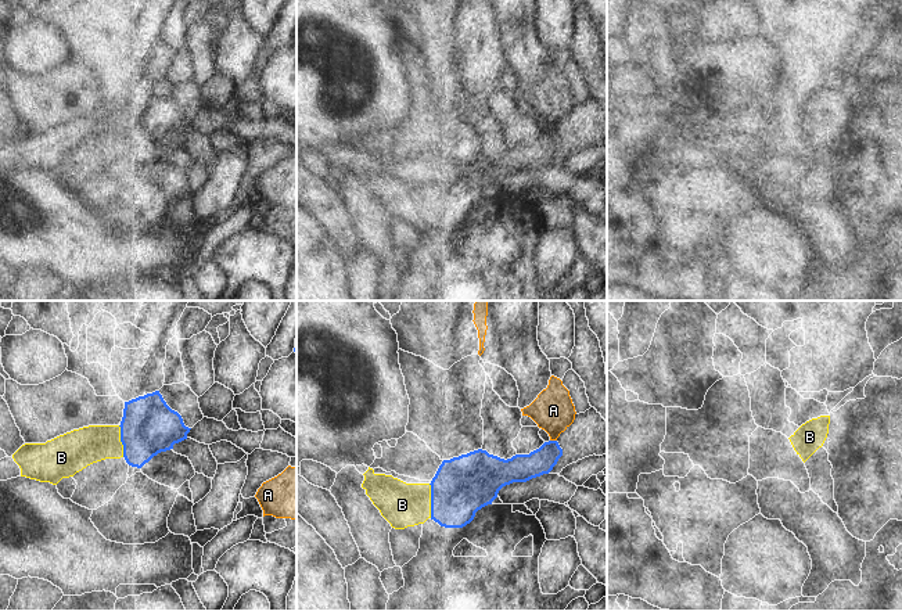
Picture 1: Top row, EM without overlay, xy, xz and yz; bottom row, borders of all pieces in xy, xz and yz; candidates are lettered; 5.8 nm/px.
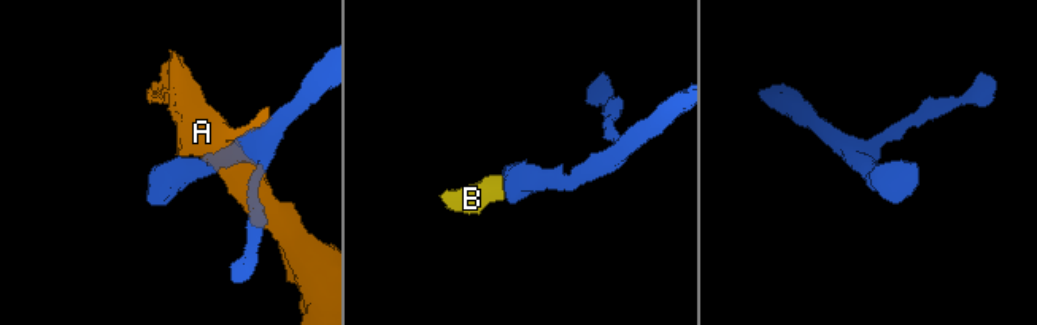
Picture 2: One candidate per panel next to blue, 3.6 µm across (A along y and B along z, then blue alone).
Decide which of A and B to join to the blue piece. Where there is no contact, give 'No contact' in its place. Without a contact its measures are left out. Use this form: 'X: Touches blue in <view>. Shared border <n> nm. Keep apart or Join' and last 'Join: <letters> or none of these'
A: Touches blue in xz. Shared border 40 nm. Keep apart
B: Touches blue in xz. Shared border 200 nm. Join
Join: B

